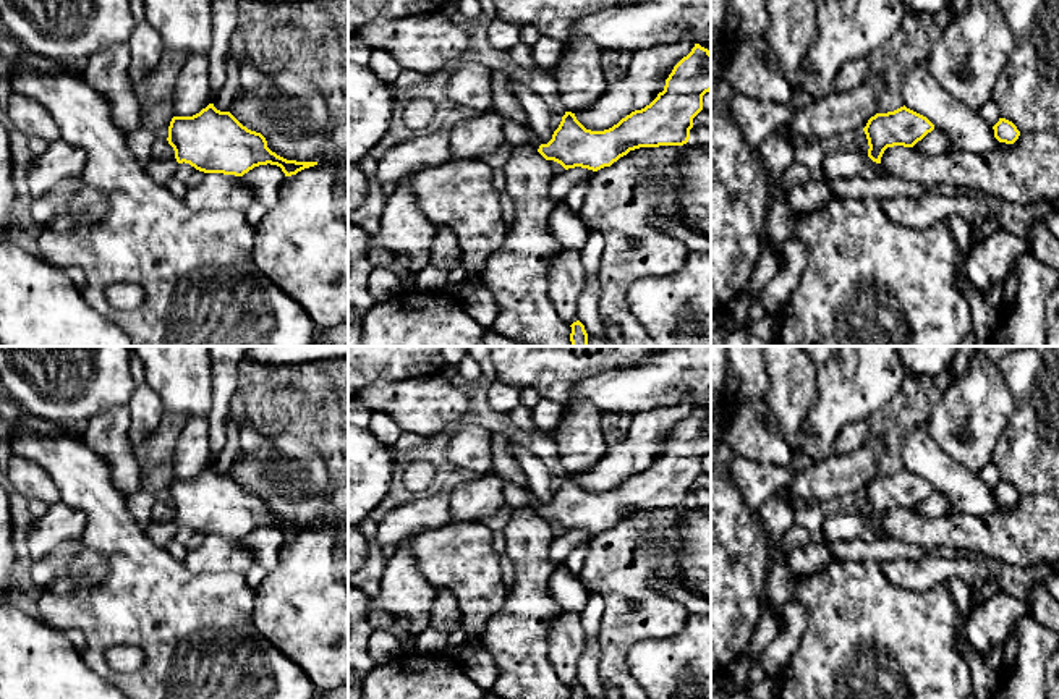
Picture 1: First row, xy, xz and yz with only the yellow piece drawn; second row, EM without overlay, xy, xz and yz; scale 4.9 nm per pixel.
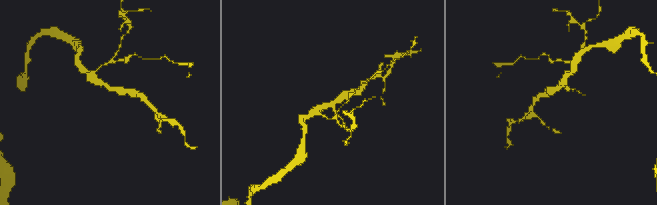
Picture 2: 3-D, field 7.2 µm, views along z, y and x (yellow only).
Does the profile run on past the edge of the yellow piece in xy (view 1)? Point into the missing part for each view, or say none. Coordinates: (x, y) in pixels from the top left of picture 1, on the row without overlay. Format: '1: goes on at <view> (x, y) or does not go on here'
1: does not go on here

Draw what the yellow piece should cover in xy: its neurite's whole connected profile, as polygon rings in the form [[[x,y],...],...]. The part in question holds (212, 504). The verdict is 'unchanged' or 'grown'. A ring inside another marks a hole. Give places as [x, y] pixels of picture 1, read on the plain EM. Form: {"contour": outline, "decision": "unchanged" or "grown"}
{"contour": [[[209,466],[193,479],[173,479],[168,506],[178,526],[189,526],[204,536],[243,539],[259,527],[277,527],[285,539],[317,527],[317,524],[287,523],[267,510],[261,495],[243,489],[230,474]]], "decision": "unchanged"}

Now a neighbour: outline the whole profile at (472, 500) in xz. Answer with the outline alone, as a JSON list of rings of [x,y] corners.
[[[494,472],[453,489],[450,498],[450,521],[479,521],[497,513],[505,505],[502,481]]]

